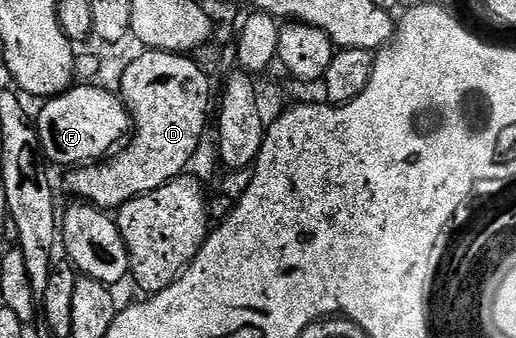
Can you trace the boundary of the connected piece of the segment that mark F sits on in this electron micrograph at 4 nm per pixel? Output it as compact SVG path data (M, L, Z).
M78 83L59 93L58 96L49 98L46 105L36 115L36 128L39 135L39 143L42 154L47 162L55 161L58 165L67 167L85 166L87 163L97 163L111 152L110 149L122 136L129 134L132 129L132 114L127 109L121 96L117 92L109 93L106 89L97 89L94 83Z

